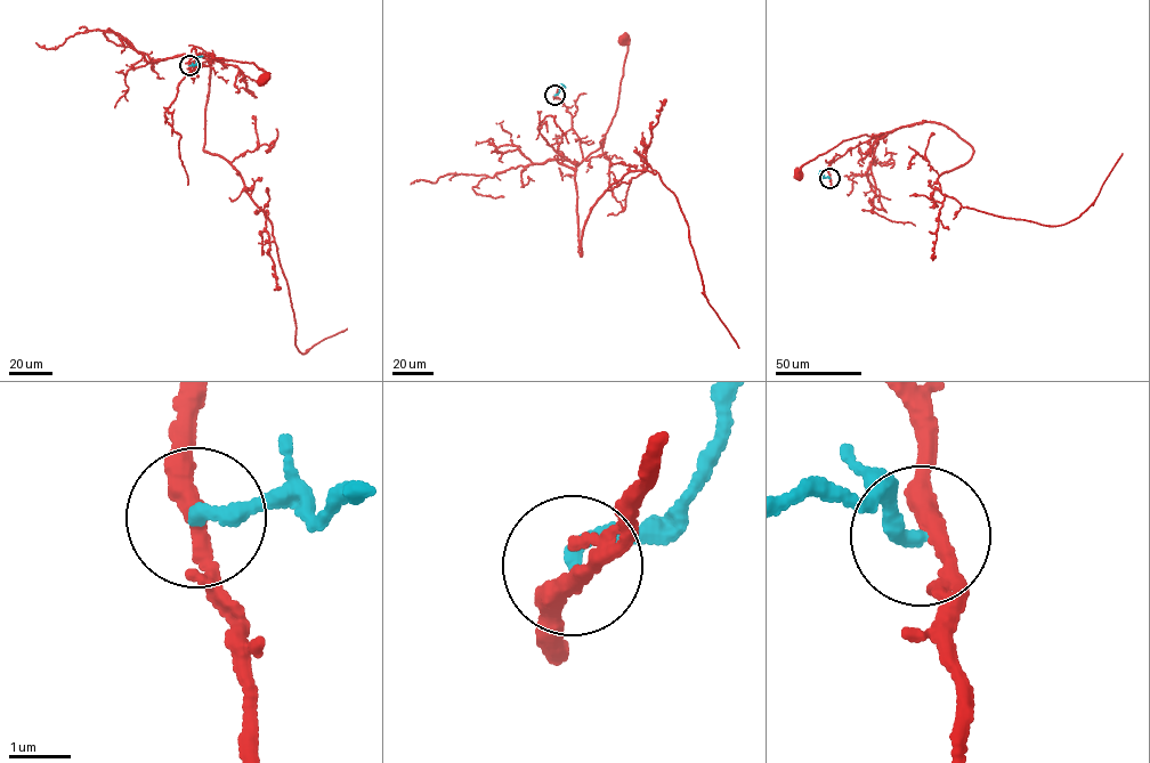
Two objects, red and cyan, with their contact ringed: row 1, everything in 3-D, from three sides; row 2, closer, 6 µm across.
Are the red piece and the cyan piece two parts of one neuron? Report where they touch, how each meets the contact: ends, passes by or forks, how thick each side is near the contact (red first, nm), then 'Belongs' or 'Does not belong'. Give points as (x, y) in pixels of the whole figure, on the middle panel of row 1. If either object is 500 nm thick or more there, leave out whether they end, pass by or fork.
Place: (555, 95). At the ring red passes by. At the ring cyan ends. Thickness 280 nm (red) against 260 nm. Does not belong

